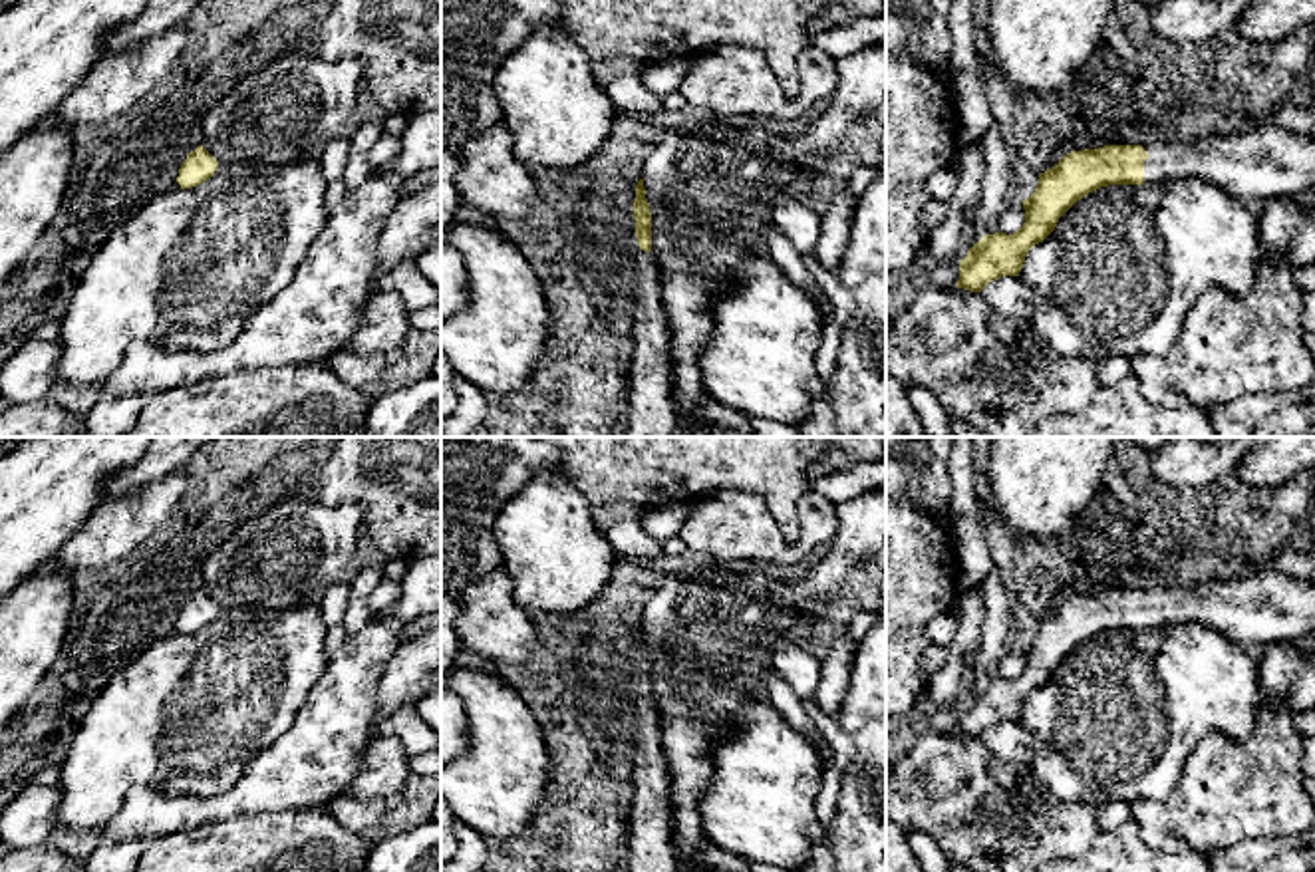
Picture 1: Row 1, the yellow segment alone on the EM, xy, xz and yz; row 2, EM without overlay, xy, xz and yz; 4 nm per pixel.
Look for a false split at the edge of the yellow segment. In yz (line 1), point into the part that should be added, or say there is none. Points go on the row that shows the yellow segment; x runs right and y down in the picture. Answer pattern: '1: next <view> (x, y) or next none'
1: next yz (1262, 163)

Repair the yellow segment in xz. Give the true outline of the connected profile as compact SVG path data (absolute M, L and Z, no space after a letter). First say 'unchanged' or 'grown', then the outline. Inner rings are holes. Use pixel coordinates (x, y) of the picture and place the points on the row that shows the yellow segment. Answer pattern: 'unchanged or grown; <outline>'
grown; M644 179L636 185L634 218L640 252L636 258L634 356L628 369L630 397L624 437L671 437L677 415L673 409L669 326L661 304L659 268L652 254L652 213Z

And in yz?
grown; M1261 125L1220 137L1204 137L1196 143L1152 143L1152 145L1104 145L1067 153L1053 169L1039 175L1035 193L1021 201L1025 209L1023 226L1013 232L985 234L959 260L957 288L981 292L1001 276L1019 276L1027 252L1043 242L1059 218L1089 193L1108 185L1148 185L1176 179L1196 179L1242 199L1259 209L1275 197L1293 197L1315 189L1315 139L1287 129Z

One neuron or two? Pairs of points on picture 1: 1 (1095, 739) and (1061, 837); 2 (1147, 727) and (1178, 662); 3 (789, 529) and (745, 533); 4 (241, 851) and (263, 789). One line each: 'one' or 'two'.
1: two
2: one
3: two
4: two

